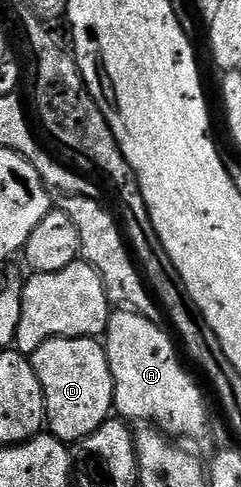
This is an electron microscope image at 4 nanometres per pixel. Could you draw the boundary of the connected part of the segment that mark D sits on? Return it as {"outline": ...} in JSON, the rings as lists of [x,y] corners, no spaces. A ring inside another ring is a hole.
{"outline":[[[57,336],[35,350],[32,363],[44,390],[45,427],[49,435],[63,442],[77,442],[88,438],[105,420],[111,419],[114,406],[112,370],[108,366],[106,349],[97,339]]]}

